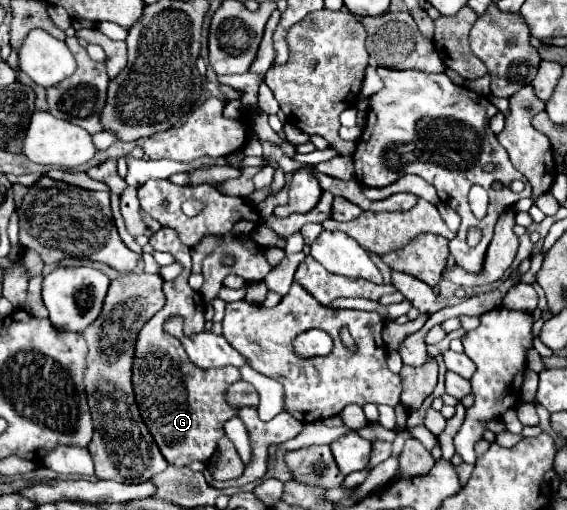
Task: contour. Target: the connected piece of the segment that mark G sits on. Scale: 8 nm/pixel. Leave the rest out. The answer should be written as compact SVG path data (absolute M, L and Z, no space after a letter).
M162 227L150 237L150 245L154 251L168 251L176 257L178 263L184 265L184 273L164 283L166 305L142 327L136 341L136 359L132 369L132 383L136 393L136 403L140 407L142 419L152 433L156 445L160 447L164 459L174 467L188 467L194 461L204 461L212 457L218 439L224 437L224 423L232 417L238 417L240 409L232 409L232 405L224 403L224 393L228 385L240 381L240 371L236 367L220 367L220 369L200 369L196 367L180 341L166 335L162 325L172 315L184 317L184 335L192 337L204 331L204 299L198 291L190 289L190 249L176 237L174 229Z

